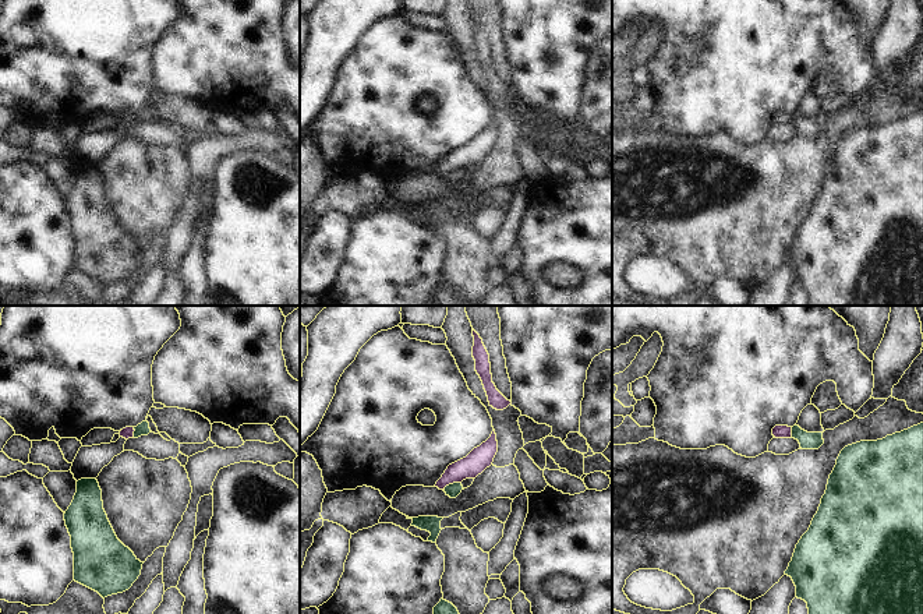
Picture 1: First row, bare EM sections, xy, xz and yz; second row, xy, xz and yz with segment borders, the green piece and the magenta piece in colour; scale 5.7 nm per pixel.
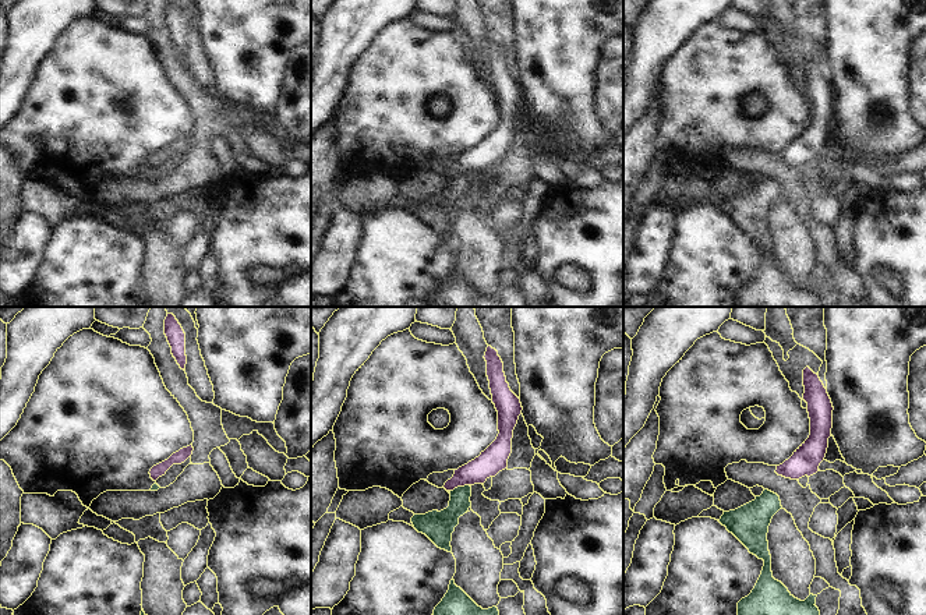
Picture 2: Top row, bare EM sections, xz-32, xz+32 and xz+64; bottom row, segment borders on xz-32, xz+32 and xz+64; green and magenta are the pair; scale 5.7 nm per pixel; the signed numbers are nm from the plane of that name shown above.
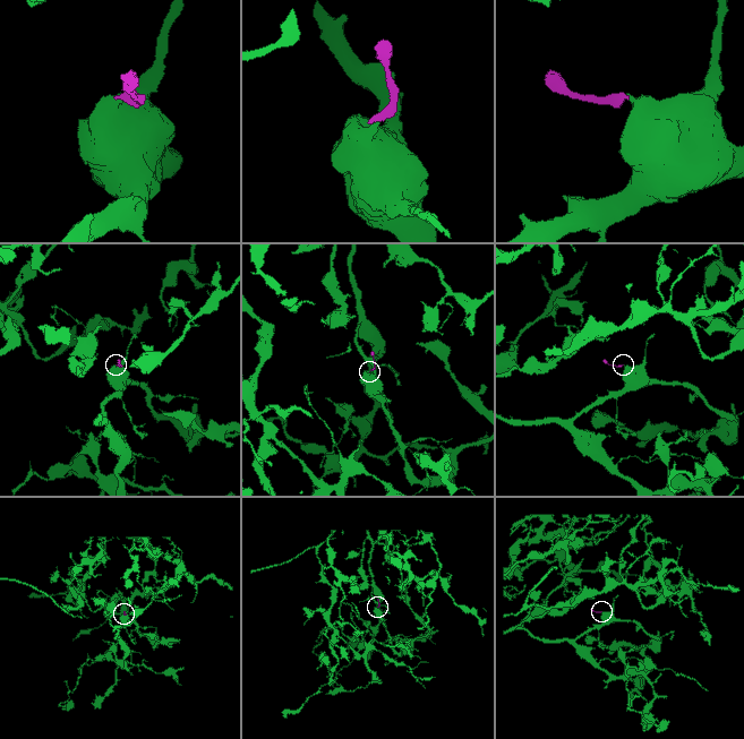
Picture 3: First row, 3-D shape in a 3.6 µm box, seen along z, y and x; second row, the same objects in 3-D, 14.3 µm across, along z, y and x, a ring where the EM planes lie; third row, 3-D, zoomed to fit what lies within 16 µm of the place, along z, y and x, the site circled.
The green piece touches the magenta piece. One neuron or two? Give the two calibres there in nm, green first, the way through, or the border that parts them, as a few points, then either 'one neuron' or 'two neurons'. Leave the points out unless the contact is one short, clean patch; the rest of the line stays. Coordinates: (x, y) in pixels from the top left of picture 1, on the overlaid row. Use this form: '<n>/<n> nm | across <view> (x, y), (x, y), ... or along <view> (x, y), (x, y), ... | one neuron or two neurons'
80/140 nm | along xz (460, 482), (453, 482), (444, 490) | two neurons

